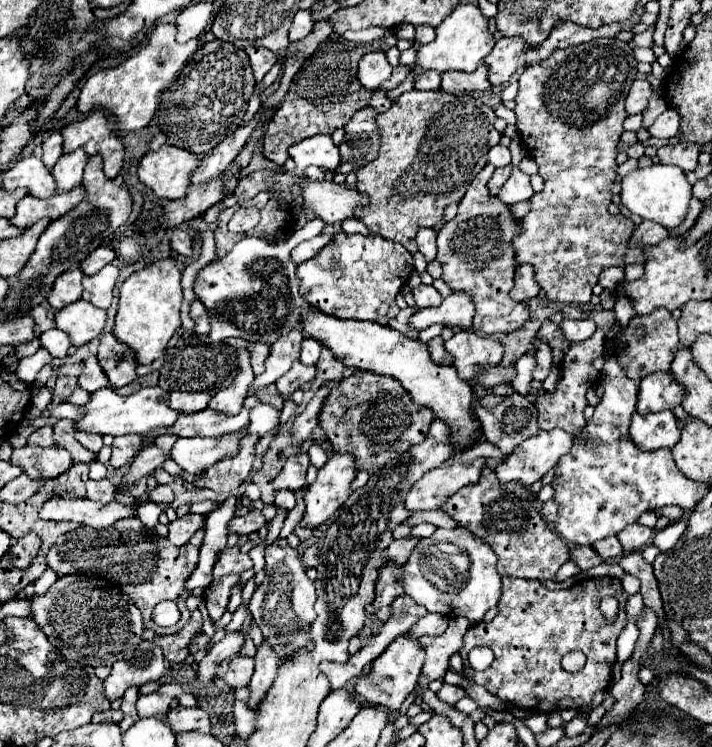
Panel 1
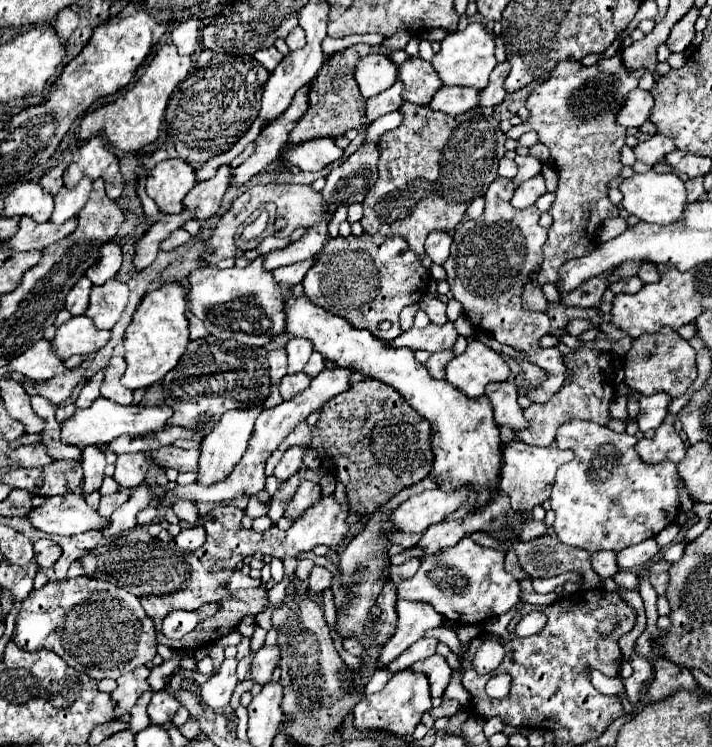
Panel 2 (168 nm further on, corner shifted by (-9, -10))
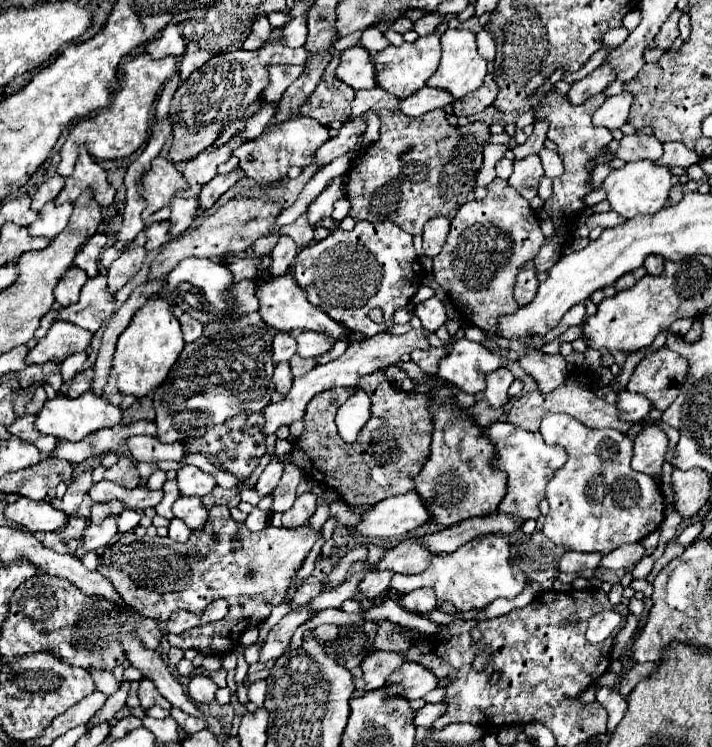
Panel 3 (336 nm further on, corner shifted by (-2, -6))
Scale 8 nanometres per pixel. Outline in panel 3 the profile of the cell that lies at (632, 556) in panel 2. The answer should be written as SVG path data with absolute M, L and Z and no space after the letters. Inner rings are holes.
M630 543L630 545L622 545L610 553L606 553L600 561L600 565L604 569L632 569L642 557L646 555L646 549L640 543Z

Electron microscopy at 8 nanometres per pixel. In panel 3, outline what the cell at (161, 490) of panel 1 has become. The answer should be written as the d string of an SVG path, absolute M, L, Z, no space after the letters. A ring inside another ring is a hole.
M178 497L172 511L190 529L202 529L208 519L208 511L204 509L200 497Z

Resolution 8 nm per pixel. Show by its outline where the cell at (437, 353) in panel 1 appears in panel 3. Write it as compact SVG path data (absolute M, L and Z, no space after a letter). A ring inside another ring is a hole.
M416 349L414 353L412 353L412 361L424 371L424 373L428 373L428 375L436 375L436 371L438 371L438 361L442 359L442 357L446 357L448 355L448 351L446 349L430 349L430 351L420 351L420 349Z

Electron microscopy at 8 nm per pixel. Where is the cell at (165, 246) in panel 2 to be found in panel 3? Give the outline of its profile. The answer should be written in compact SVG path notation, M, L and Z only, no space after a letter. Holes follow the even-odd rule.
M158 221L158 223L152 223L150 227L146 227L146 249L158 249L162 247L164 243L170 241L170 223L168 221Z

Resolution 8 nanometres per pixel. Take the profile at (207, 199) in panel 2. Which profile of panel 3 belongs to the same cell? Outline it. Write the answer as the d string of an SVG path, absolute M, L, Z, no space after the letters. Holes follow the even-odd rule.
M174 197L172 199L172 215L170 215L170 235L176 237L180 233L184 233L196 219L198 213L198 199L190 197L190 199L182 199L182 197Z

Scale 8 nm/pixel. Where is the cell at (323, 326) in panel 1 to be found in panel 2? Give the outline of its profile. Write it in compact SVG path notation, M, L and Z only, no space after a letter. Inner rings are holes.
M305 295L287 297L283 313L285 313L285 329L291 337L305 337L313 341L315 351L321 353L325 359L333 361L335 365L345 365L345 367L353 365L355 371L361 371L373 379L391 385L395 391L399 391L405 397L407 403L415 407L419 415L423 415L431 423L433 429L431 447L435 461L429 477L437 481L439 489L455 491L469 485L475 493L479 493L477 507L485 507L491 501L493 493L497 491L503 457L501 457L499 429L493 419L491 403L485 395L469 399L447 379L441 381L431 379L427 367L415 361L413 351L409 351L407 347L393 349L385 341L373 339L369 331L355 329L351 323L347 323L347 319L331 315L329 311L313 305Z

